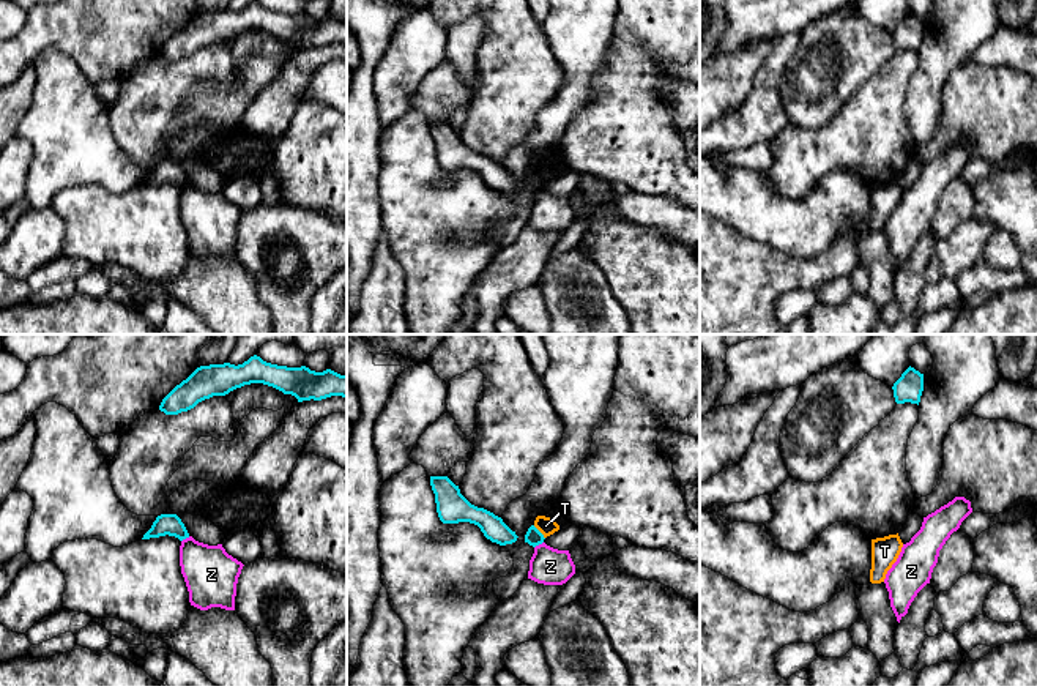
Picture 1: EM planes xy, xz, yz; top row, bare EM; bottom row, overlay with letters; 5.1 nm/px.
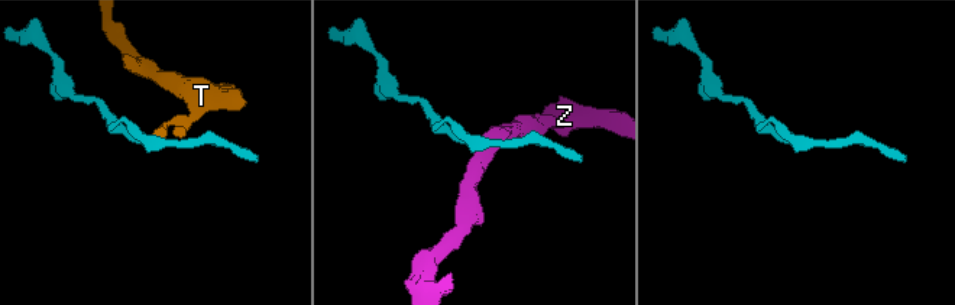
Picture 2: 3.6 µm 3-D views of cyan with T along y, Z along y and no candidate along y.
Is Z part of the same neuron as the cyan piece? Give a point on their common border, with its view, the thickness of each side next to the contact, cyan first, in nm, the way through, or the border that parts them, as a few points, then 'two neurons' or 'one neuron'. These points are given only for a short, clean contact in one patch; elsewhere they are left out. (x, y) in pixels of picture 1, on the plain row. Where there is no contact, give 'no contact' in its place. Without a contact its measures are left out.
contact xz (538, 191); calibres 90 and 190 nm; border xz (542, 188), (535, 194); two neurons

